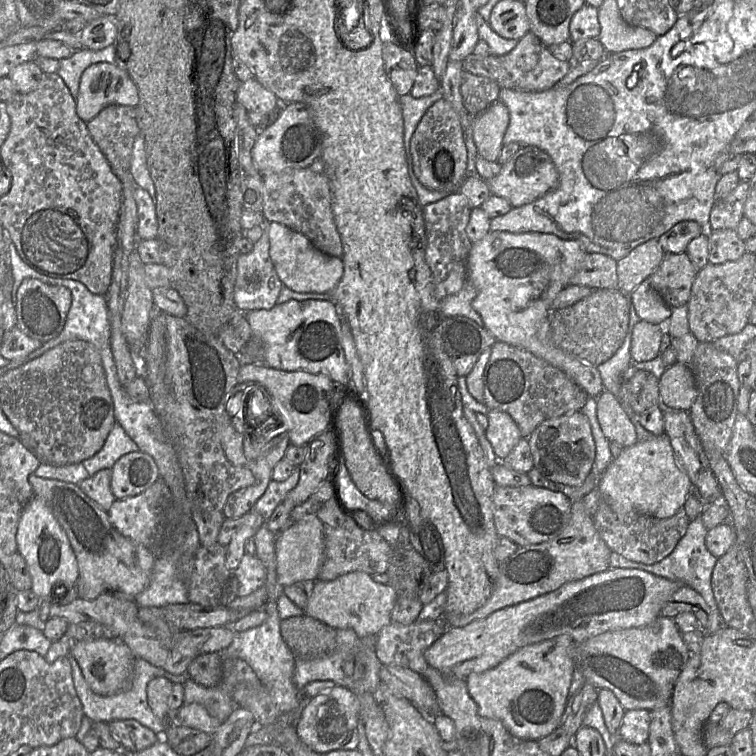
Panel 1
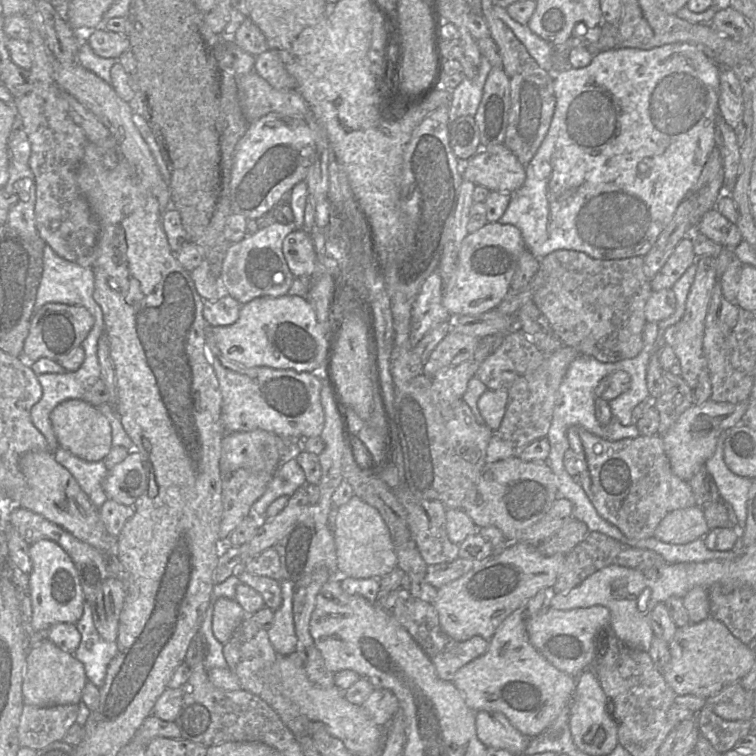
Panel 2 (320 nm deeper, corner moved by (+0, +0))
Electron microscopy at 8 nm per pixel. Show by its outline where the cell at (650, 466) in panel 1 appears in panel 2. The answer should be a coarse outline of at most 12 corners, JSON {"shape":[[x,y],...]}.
{"shape":[[748,401],[692,405],[662,436],[673,473],[689,481]]}

